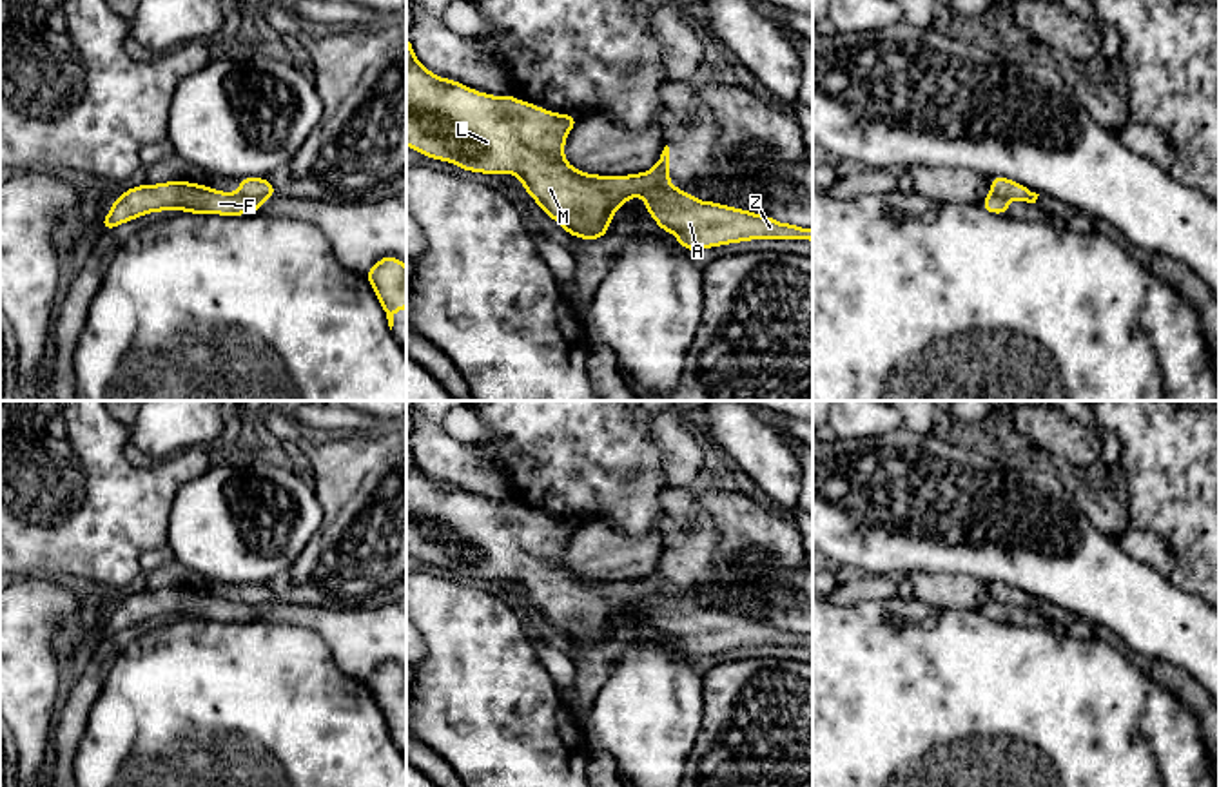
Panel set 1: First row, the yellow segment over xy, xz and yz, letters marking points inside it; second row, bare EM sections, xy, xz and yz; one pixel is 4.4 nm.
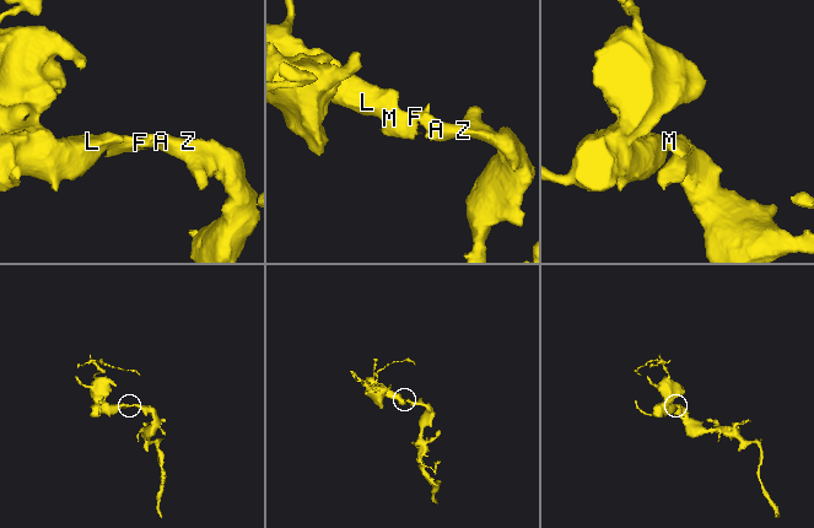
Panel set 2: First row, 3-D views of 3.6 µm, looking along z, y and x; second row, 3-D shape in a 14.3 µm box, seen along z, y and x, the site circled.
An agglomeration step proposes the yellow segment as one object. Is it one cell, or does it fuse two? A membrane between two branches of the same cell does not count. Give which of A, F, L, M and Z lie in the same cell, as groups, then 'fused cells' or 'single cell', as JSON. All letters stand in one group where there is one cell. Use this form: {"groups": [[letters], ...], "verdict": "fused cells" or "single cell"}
{"groups": [["A", "Z"], ["F", "L", "M"]], "verdict": "fused cells"}

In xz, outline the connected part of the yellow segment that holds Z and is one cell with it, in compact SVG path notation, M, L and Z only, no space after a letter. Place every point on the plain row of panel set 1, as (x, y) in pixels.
M658 591L642 600L648 620L664 638L677 642L677 651L689 658L753 646L813 647L813 635L778 629L776 626L715 607L700 607L677 591Z

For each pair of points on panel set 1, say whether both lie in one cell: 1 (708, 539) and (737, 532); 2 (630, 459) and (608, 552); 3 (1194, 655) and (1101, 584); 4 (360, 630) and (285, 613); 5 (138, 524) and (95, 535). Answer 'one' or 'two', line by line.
1: two
2: two
3: one
4: one
5: one

